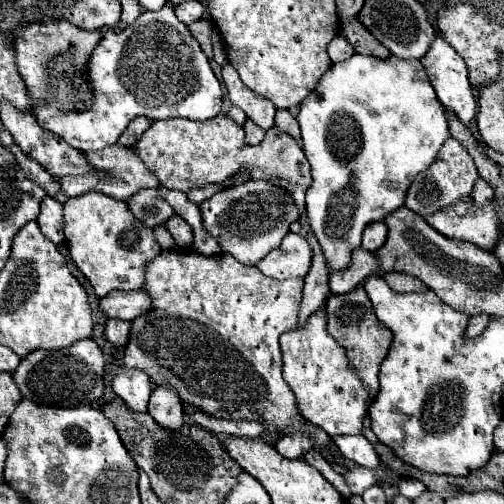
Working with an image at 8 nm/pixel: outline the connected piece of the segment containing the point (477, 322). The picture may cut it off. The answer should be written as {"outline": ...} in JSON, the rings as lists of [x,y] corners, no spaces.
{"outline":[[[475,314],[475,316],[471,316],[469,328],[467,328],[467,336],[469,336],[469,338],[479,336],[479,334],[485,330],[487,322],[489,322],[489,316],[487,316],[487,314]]]}

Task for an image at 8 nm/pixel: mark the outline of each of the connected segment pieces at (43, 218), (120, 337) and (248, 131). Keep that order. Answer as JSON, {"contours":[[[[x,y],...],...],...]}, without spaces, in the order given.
{"contours":[[[[45,196],[45,200],[41,202],[41,214],[37,216],[37,224],[41,228],[41,232],[55,244],[61,244],[65,240],[63,234],[63,206],[61,202],[57,202],[55,198]]],[[[109,318],[107,320],[107,328],[105,328],[105,336],[115,346],[125,346],[127,340],[129,340],[129,330],[131,330],[131,322]]],[[[251,120],[245,122],[243,130],[245,130],[245,144],[249,144],[249,146],[257,146],[257,144],[261,144],[263,138],[265,138],[265,130],[261,130],[261,128],[259,128],[255,122],[251,122]]]]}

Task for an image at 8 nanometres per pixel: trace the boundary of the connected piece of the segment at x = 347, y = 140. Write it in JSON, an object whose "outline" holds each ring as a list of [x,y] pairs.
{"outline":[[[355,54],[351,56],[349,60],[345,62],[337,62],[333,64],[325,74],[323,78],[319,80],[317,88],[301,102],[299,106],[299,116],[297,116],[297,122],[301,126],[301,142],[303,142],[303,150],[305,150],[305,156],[311,164],[311,176],[313,176],[313,184],[309,186],[307,190],[307,216],[309,216],[309,226],[325,254],[325,260],[327,260],[327,268],[329,268],[329,274],[333,272],[339,272],[339,270],[347,270],[349,264],[351,264],[351,256],[353,252],[361,246],[361,236],[363,236],[363,230],[373,224],[373,222],[383,222],[387,214],[395,212],[397,208],[401,208],[405,204],[405,196],[407,196],[407,190],[409,190],[409,184],[413,182],[413,178],[427,170],[439,148],[443,146],[443,142],[451,136],[449,134],[449,128],[447,128],[447,118],[445,118],[445,112],[443,112],[443,106],[441,102],[437,100],[435,96],[435,90],[421,66],[421,62],[413,62],[413,60],[399,60],[399,58],[387,58],[387,60],[379,60],[379,58],[369,58],[369,56],[361,56],[361,54]]]}

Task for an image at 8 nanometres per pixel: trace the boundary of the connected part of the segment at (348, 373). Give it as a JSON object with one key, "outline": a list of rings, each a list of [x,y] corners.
{"outline":[[[317,312],[309,318],[309,326],[305,326],[305,330],[293,330],[281,336],[283,378],[295,394],[299,414],[307,422],[313,422],[331,438],[361,434],[363,416],[367,414],[371,400],[363,388],[363,382],[351,370],[345,350],[325,332],[325,326],[325,314]]]}

